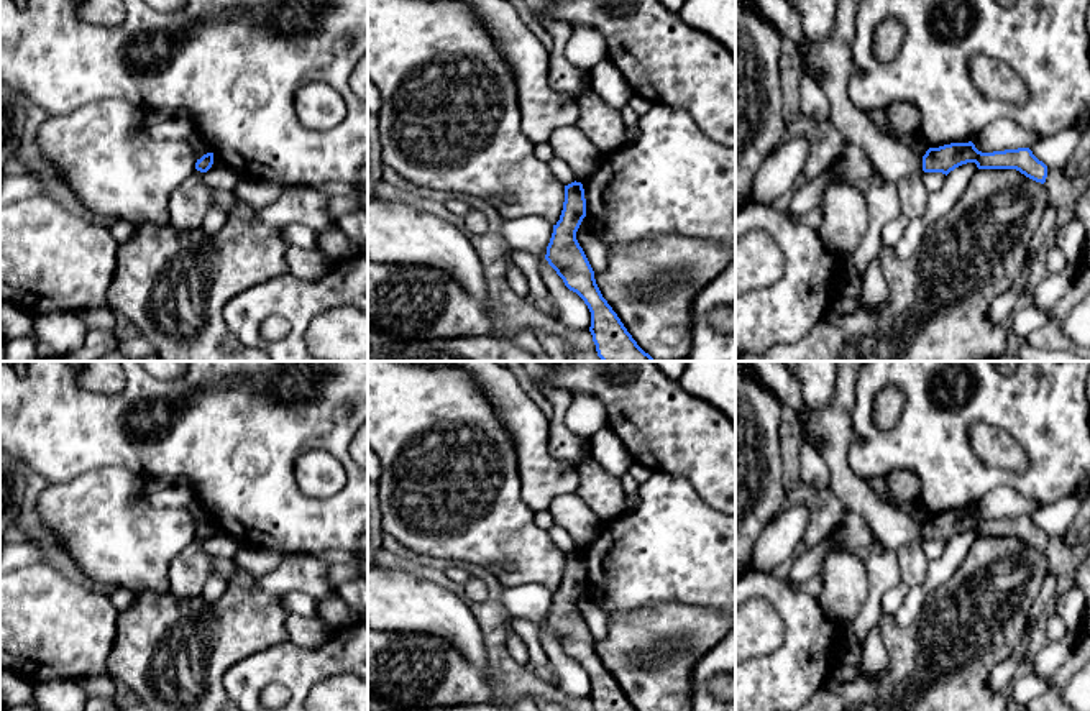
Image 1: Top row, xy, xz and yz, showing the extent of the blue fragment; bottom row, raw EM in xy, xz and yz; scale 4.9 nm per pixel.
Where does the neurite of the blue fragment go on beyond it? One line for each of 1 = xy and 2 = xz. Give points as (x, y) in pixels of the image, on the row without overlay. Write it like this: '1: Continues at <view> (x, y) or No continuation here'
1: No continuation here
2: No continuation here

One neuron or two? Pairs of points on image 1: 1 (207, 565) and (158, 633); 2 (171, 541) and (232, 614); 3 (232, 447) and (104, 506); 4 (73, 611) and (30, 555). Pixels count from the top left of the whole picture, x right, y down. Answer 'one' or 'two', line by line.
1: two
2: two
3: two
4: two

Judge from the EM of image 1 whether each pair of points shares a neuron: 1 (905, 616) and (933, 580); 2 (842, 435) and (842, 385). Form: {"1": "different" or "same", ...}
{"1": "same", "2": "same"}

